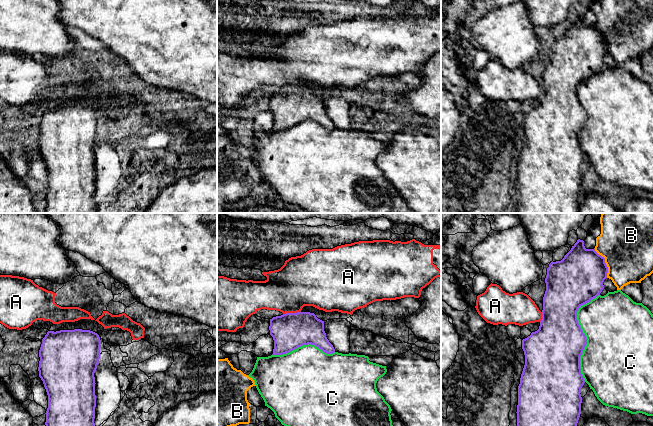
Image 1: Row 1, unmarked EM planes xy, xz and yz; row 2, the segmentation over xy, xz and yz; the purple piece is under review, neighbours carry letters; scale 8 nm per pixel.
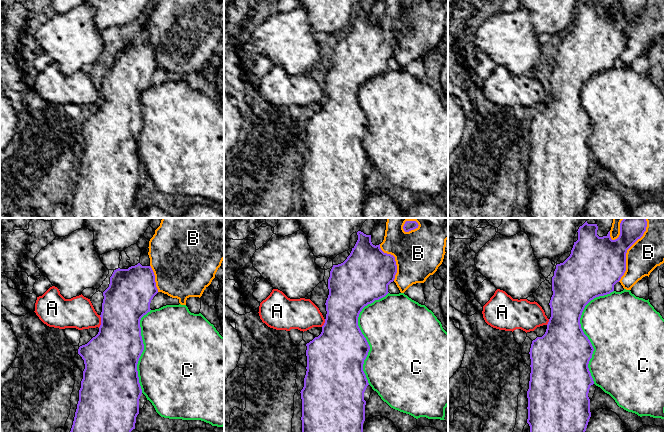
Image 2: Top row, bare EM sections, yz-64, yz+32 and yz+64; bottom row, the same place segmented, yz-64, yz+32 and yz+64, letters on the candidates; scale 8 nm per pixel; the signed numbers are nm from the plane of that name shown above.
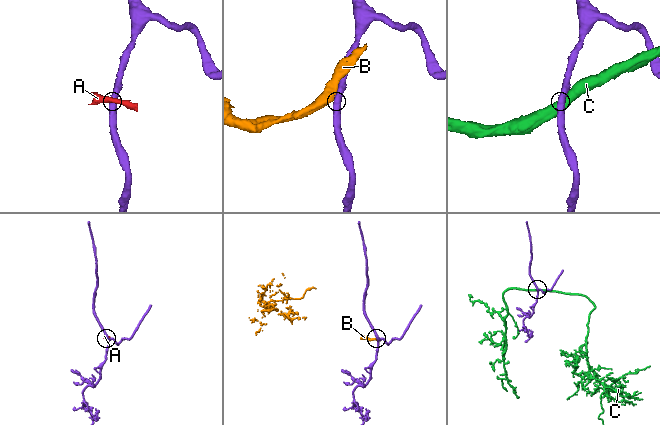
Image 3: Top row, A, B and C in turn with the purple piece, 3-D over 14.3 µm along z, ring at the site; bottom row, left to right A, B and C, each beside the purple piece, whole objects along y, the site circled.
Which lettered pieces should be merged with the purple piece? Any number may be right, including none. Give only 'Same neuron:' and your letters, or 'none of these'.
Same neuron: none of these

